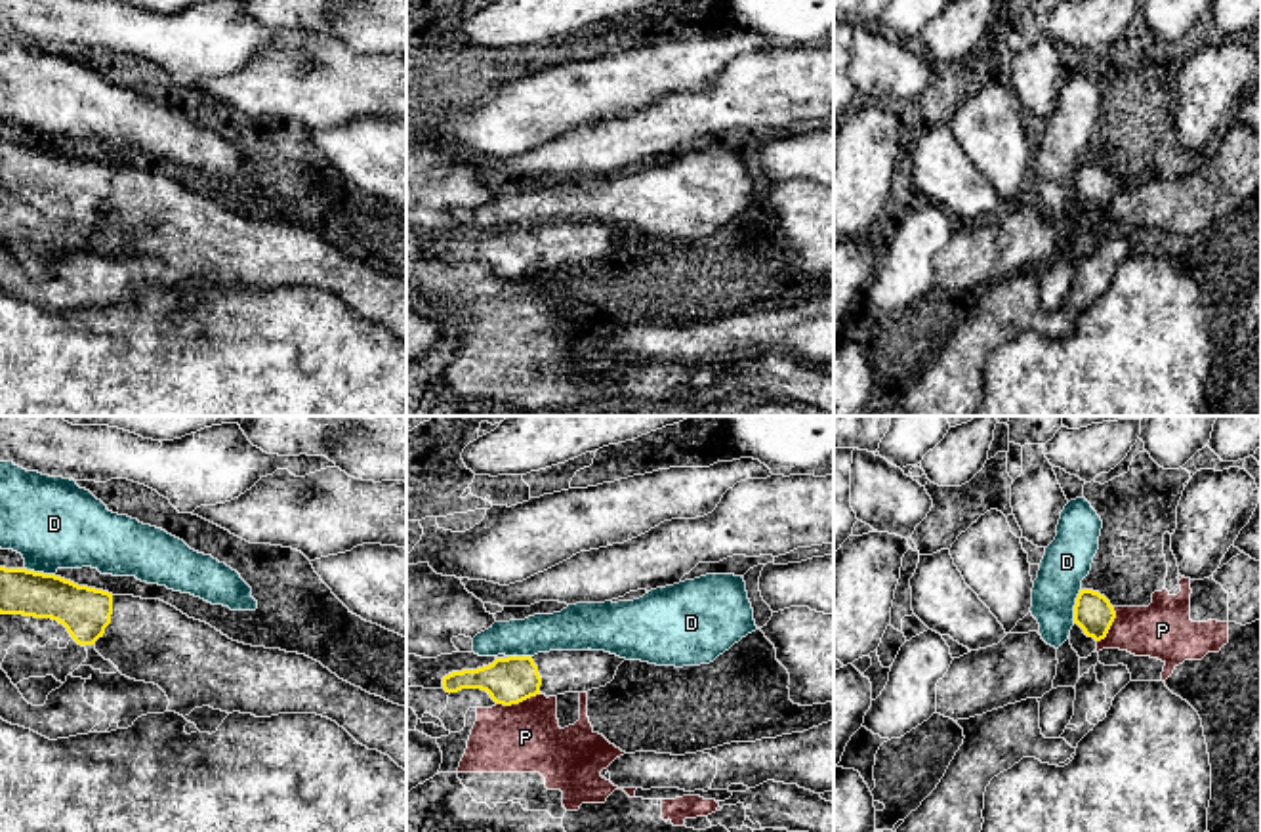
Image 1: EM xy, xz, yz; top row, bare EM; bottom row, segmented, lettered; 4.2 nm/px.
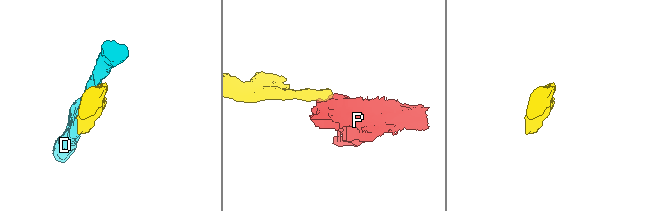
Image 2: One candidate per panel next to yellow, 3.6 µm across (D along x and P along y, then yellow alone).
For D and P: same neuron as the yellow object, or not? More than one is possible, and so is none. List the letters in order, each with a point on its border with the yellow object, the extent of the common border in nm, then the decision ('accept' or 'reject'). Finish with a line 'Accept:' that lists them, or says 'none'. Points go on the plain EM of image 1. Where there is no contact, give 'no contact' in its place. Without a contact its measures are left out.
D: contact yz (1074, 178); length 160 nm; reject
P: contact xz (517, 275); length 200 nm; reject
Accept: none

